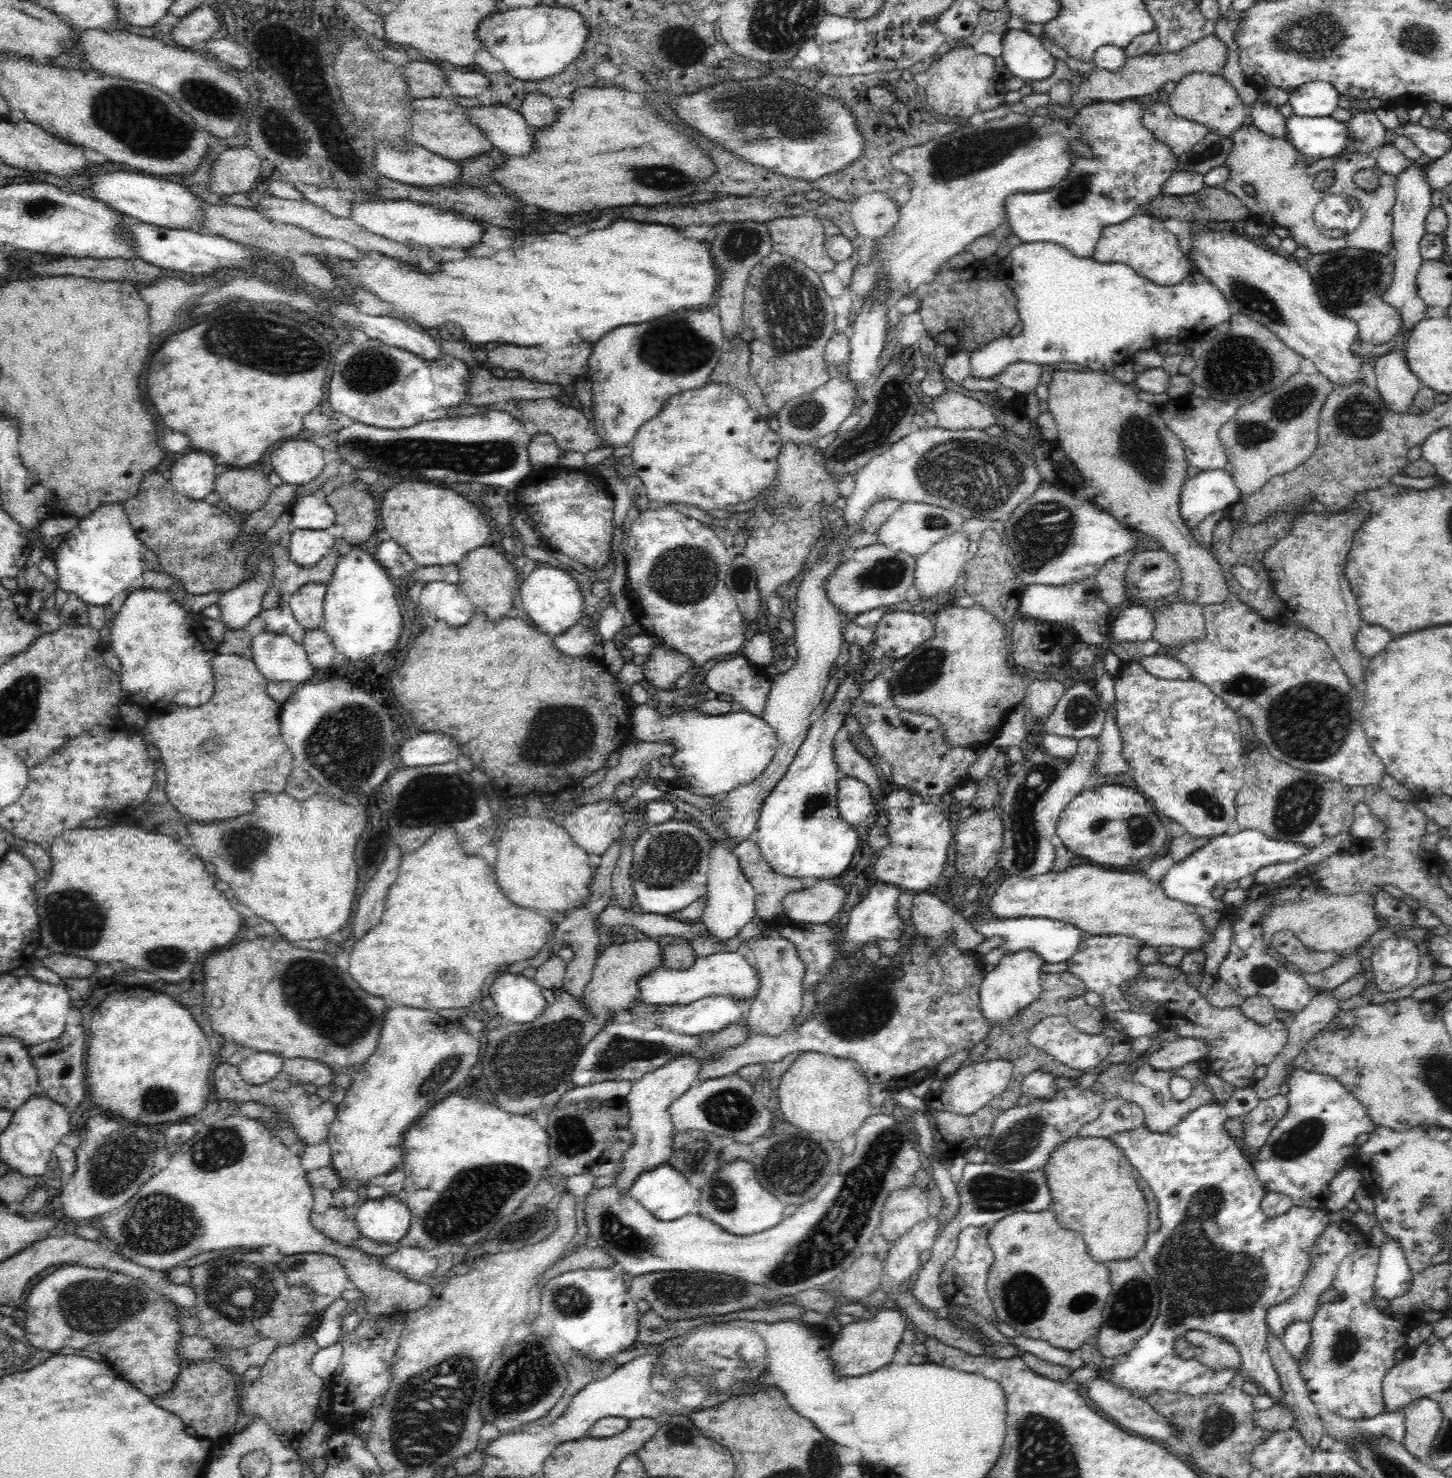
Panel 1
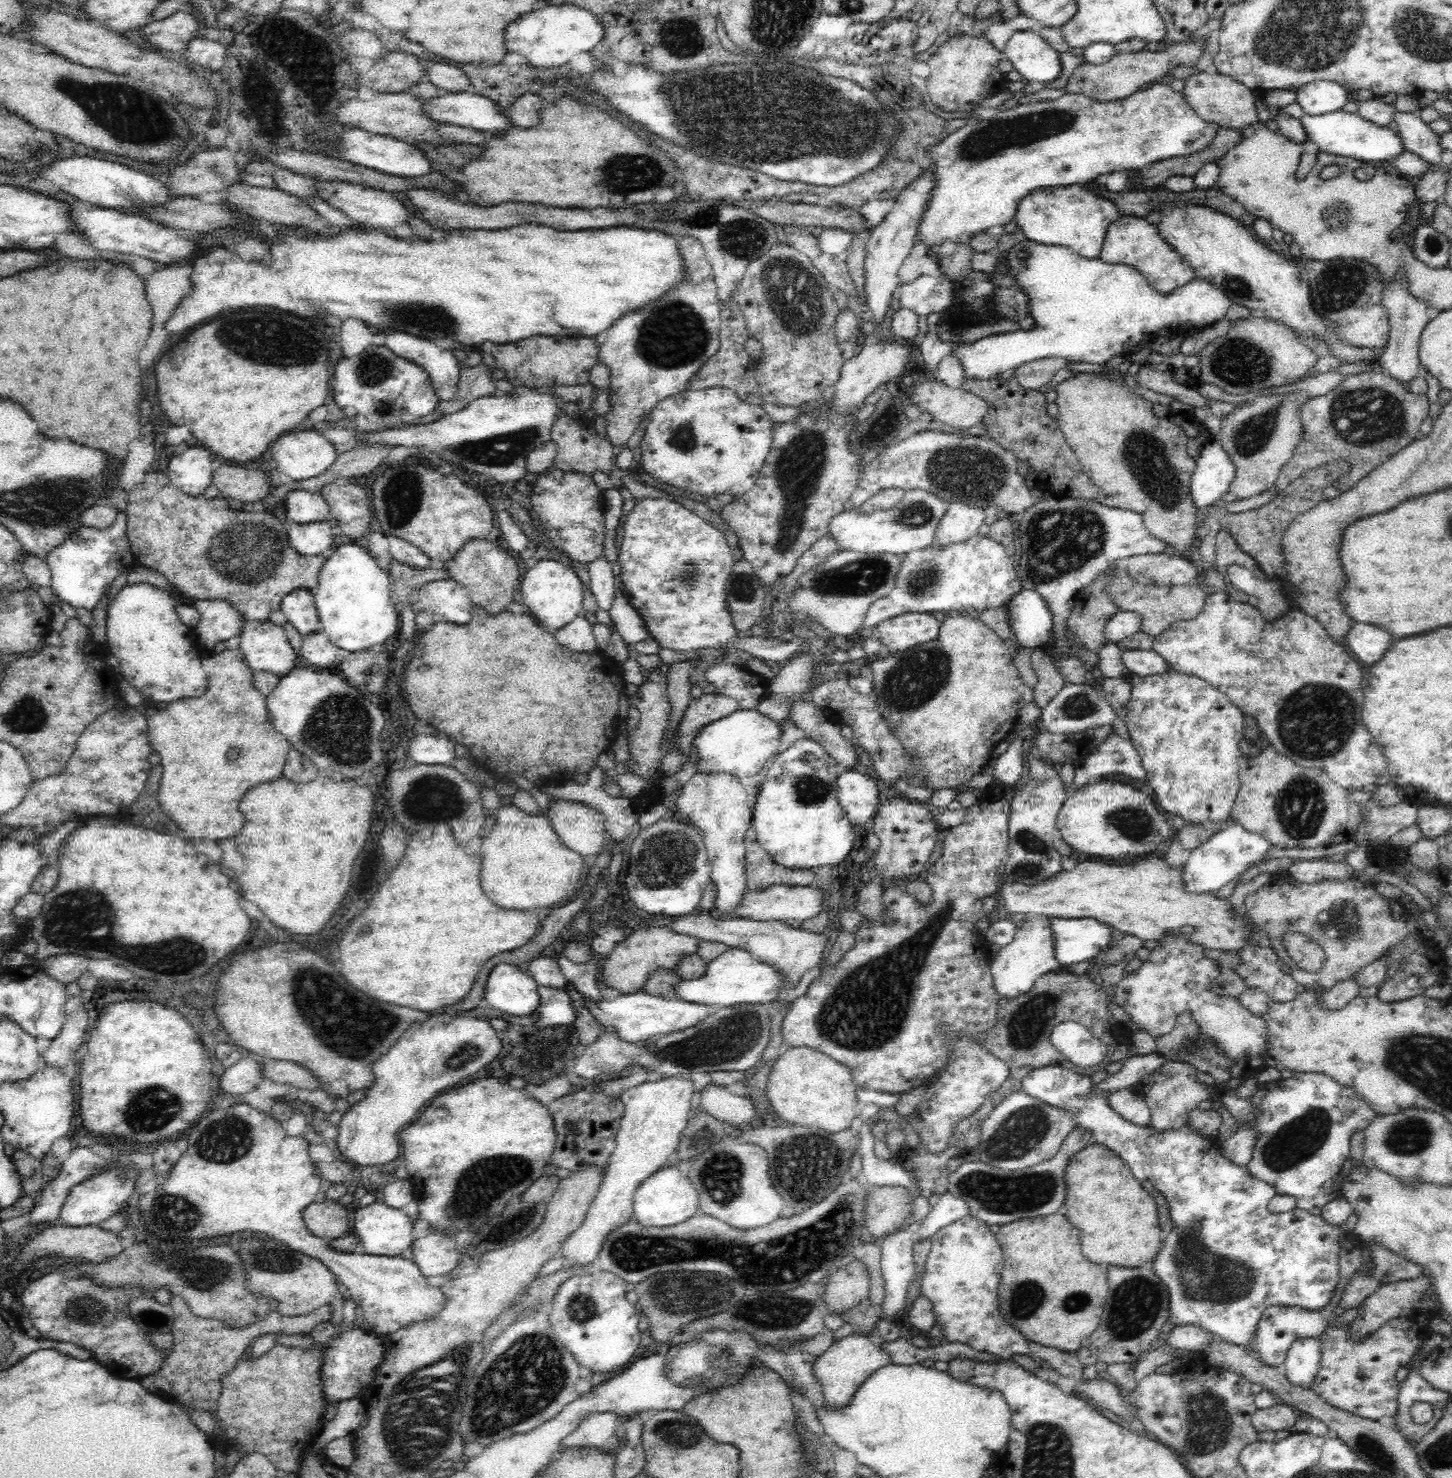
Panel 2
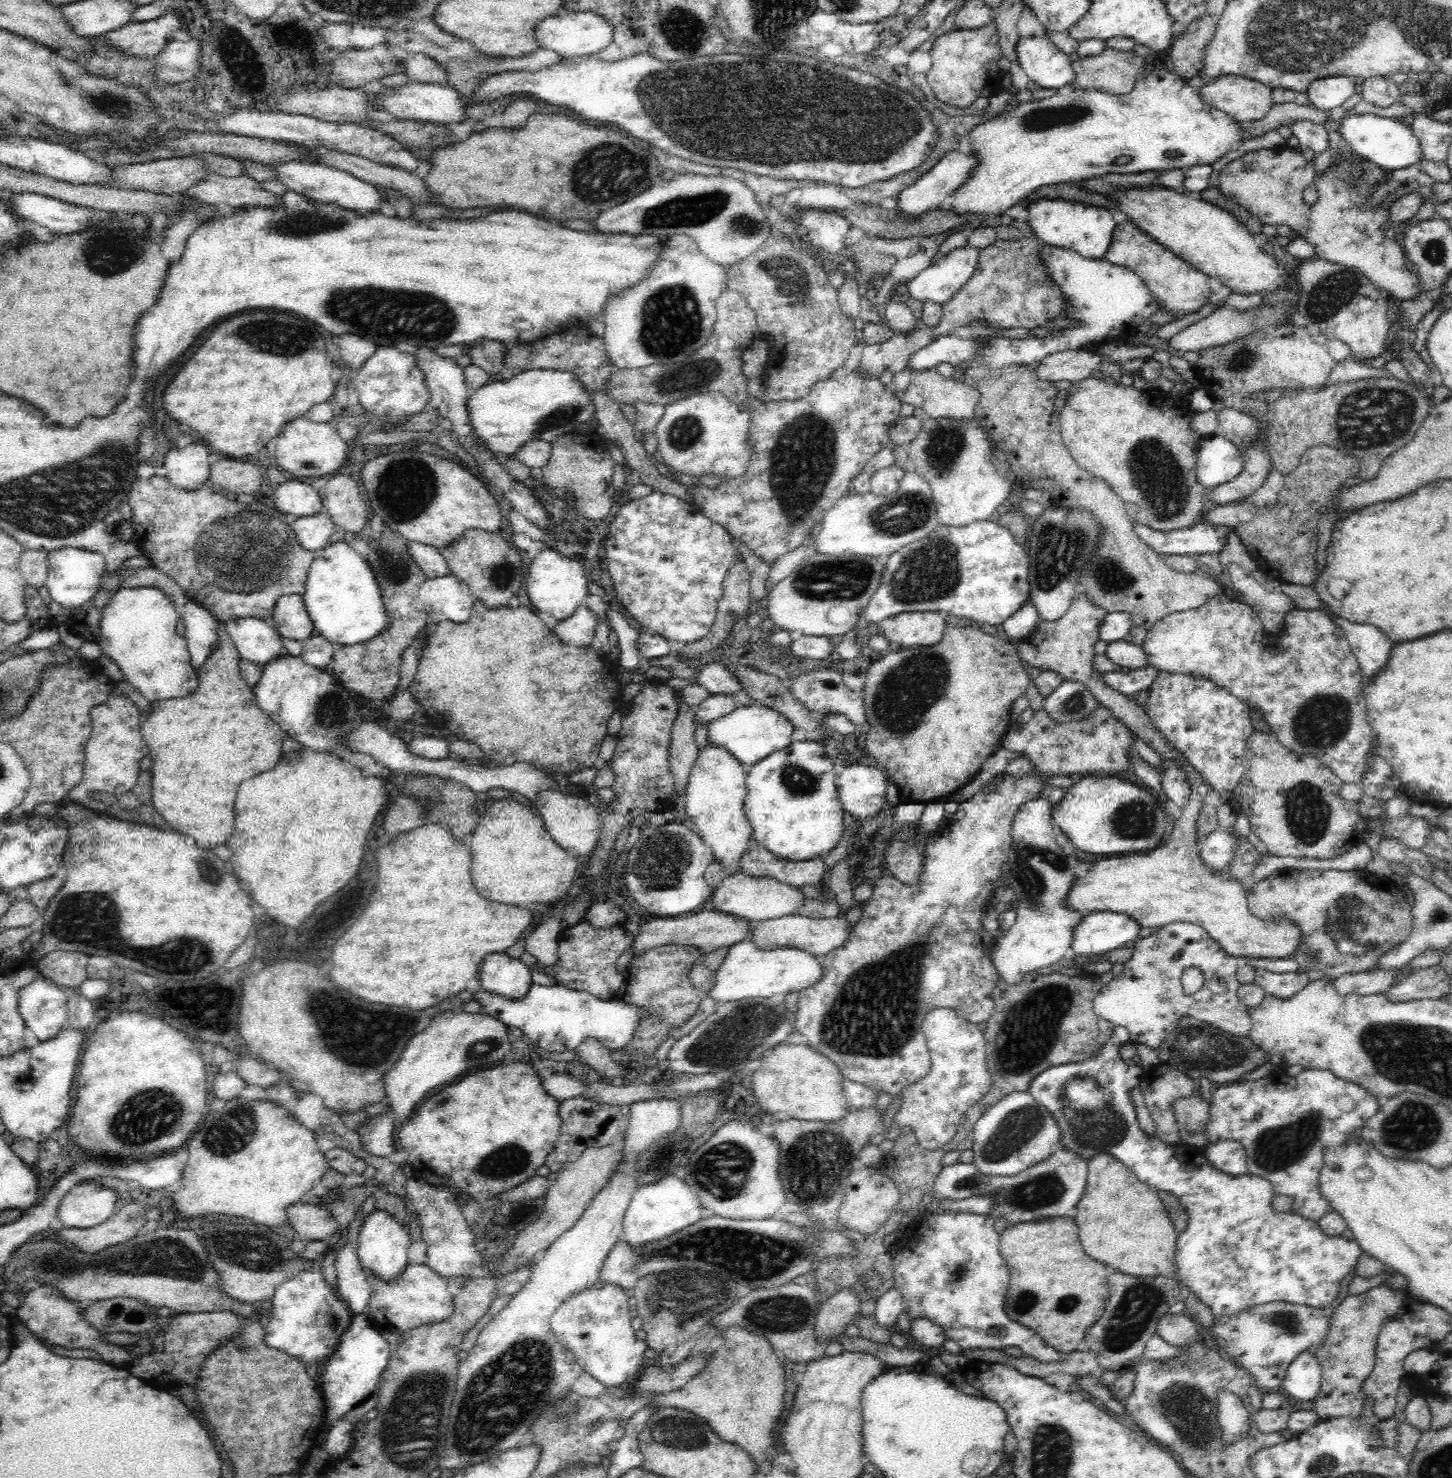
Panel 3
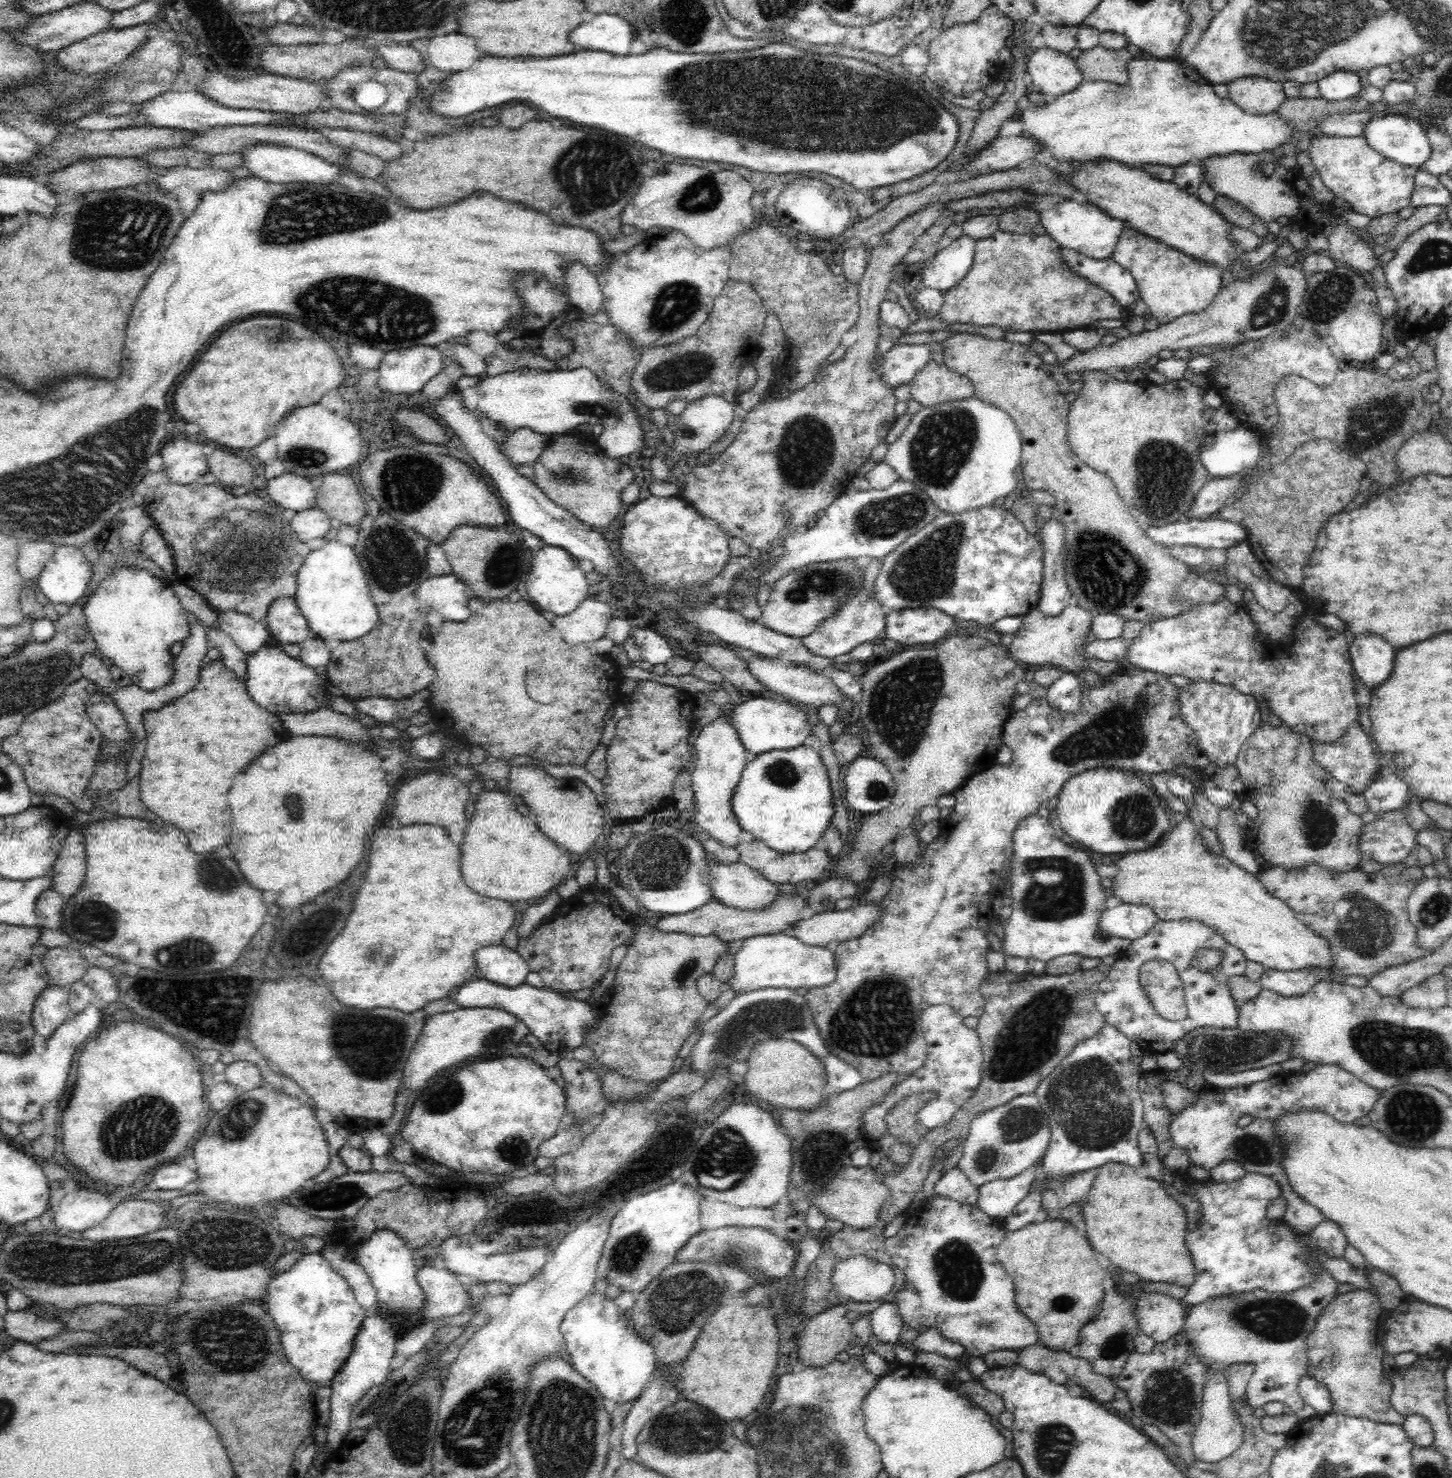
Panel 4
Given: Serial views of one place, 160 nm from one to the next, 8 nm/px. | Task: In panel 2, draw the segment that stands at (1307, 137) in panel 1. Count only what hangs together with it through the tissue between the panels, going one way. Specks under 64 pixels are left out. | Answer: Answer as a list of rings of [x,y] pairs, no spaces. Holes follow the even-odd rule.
[[[1340,109],[1320,116],[1304,114],[1298,120],[1307,133],[1307,140],[1304,142],[1314,144],[1319,152],[1379,163],[1384,160],[1392,161],[1404,151],[1403,140],[1393,126],[1380,127],[1372,121],[1364,120],[1363,117],[1358,116],[1358,113],[1348,113]]]

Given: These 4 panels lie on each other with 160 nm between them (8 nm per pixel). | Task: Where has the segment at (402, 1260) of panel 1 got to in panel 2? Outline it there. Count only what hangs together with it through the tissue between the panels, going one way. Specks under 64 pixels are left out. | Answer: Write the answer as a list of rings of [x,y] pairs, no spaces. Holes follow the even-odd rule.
[[[432,1231],[428,1236],[413,1240],[411,1249],[412,1261],[425,1279],[430,1276],[443,1276],[458,1264],[454,1235]]]

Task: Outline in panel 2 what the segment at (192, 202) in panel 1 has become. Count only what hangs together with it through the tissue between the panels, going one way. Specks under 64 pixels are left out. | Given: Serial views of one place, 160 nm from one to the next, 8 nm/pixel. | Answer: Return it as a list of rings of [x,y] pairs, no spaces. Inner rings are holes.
[[[76,156],[52,162],[42,170],[42,176],[54,182],[58,190],[64,190],[66,194],[76,197],[76,200],[90,202],[95,207],[117,209],[124,213],[142,215],[153,206],[169,203],[174,200],[173,192],[166,184],[160,184],[152,178],[148,178],[144,172],[132,170],[124,164],[88,158],[88,156]]]

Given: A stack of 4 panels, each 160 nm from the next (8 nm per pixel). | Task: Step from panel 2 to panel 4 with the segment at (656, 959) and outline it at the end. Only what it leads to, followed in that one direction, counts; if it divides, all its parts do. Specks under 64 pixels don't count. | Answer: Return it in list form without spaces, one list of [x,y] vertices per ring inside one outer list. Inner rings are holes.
[[[780,896],[778,900],[764,910],[751,910],[729,908],[720,901],[711,899],[697,910],[684,915],[666,915],[664,918],[657,917],[656,922],[650,922],[653,928],[664,933],[690,933],[691,936],[716,936],[726,944],[743,942],[754,936],[779,934],[802,919],[800,910],[804,908],[806,900],[796,896]]]

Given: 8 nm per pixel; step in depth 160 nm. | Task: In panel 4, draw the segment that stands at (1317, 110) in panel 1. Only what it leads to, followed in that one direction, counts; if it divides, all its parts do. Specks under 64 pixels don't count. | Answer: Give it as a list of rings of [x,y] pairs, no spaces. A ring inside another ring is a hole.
[[[1339,70],[1318,80],[1320,97],[1328,102],[1338,102],[1359,95],[1361,81],[1356,73]]]

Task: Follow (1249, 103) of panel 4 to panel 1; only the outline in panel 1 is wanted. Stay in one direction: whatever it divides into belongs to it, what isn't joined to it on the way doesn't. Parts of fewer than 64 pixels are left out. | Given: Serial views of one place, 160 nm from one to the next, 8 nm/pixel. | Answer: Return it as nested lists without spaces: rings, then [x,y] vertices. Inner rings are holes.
[[[1194,72],[1184,76],[1175,84],[1175,90],[1168,95],[1168,105],[1176,115],[1186,120],[1196,121],[1220,137],[1229,137],[1242,126],[1247,110],[1236,90],[1222,77],[1204,72]]]

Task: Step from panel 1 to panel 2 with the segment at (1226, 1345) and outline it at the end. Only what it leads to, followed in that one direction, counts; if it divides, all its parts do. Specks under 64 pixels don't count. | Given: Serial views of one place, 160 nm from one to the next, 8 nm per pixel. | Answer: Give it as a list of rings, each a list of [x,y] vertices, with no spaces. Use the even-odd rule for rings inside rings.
[[[1191,1324],[1176,1325],[1165,1334],[1165,1337],[1166,1344],[1172,1346],[1172,1348],[1188,1350],[1192,1354],[1204,1354],[1215,1339],[1214,1334]]]

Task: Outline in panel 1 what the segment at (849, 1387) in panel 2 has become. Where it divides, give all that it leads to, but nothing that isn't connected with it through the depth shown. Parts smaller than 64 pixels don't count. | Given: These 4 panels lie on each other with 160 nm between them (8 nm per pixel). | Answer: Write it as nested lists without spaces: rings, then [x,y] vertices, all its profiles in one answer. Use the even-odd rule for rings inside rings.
[[[884,1307],[871,1310],[872,1318],[856,1320],[841,1326],[836,1333],[832,1348],[829,1349],[833,1365],[840,1374],[838,1378],[865,1376],[865,1374],[876,1372],[883,1366],[892,1363],[892,1358],[902,1342],[902,1334],[908,1327],[902,1313]]]

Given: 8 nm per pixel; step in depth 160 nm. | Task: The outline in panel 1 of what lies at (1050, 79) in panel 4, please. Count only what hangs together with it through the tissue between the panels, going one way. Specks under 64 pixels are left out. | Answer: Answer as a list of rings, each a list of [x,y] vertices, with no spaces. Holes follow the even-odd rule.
[[[1011,28],[1003,32],[1000,43],[1000,67],[1008,68],[1013,76],[1031,83],[1052,75],[1057,59],[1034,34]]]

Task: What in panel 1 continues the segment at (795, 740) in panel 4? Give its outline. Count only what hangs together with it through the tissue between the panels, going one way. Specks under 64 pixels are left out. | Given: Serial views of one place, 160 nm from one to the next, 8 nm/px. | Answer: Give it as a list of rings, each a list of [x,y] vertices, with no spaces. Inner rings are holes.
[[[638,705],[630,713],[630,721],[632,735],[638,741],[668,743],[672,747],[669,764],[679,778],[674,786],[683,785],[698,796],[716,798],[750,784],[764,772],[778,748],[774,729],[747,711],[712,716],[690,709],[662,716],[648,705]]]

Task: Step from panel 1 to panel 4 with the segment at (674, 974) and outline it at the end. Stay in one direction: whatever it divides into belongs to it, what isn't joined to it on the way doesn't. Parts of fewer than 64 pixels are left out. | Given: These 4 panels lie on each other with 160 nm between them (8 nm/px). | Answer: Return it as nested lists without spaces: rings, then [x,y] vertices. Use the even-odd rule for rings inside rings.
[[[784,934],[754,936],[741,942],[734,956],[734,975],[724,984],[736,994],[765,988],[804,990],[828,986],[836,977],[835,953],[827,946],[804,945]]]

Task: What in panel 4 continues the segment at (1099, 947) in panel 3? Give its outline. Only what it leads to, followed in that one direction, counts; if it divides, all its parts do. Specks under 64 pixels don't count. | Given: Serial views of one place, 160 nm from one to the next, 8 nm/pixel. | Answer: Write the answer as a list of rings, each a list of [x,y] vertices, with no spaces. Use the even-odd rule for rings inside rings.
[[[1109,895],[1100,916],[1099,933],[1104,938],[1123,937],[1132,942],[1146,936],[1157,920],[1151,906],[1119,904],[1119,900]]]

